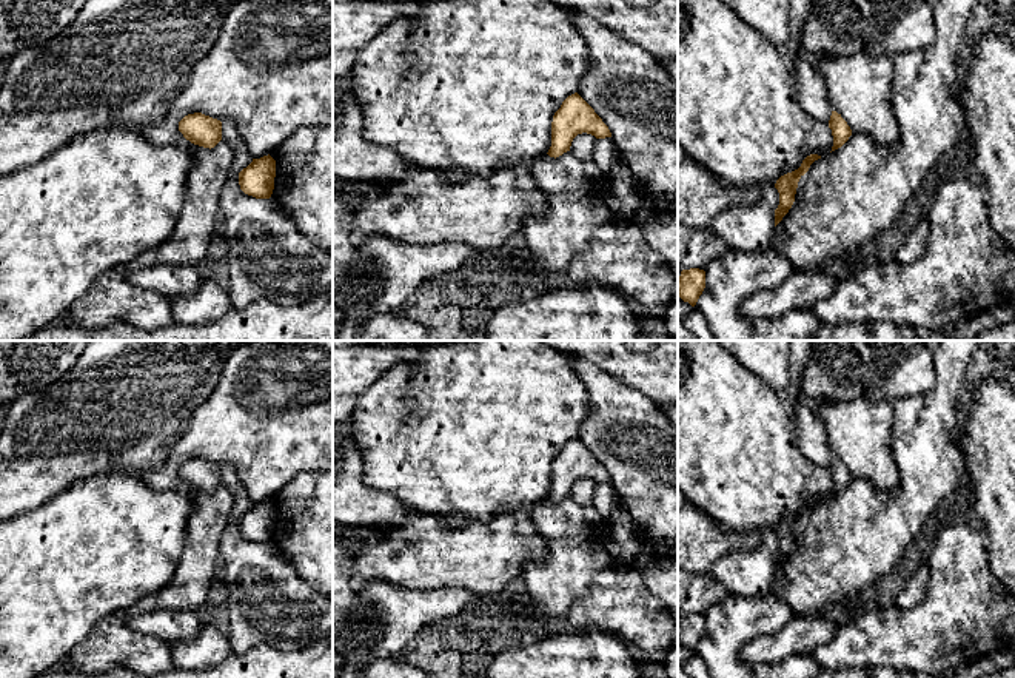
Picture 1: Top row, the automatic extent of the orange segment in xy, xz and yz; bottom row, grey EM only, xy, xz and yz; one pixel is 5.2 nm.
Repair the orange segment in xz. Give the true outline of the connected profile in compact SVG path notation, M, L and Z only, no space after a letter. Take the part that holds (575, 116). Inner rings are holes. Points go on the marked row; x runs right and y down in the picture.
M578 94L568 96L554 112L551 122L550 157L559 157L570 151L571 142L578 134L591 134L596 139L611 137L608 126L595 109Z

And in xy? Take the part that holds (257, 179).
M268 154L239 173L240 190L256 199L270 199L274 190L276 160Z

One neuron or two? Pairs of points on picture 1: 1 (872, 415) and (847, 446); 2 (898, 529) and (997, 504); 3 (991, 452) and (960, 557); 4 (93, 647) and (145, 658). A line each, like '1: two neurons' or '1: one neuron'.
1: one neuron
2: two neurons
3: two neurons
4: one neuron

